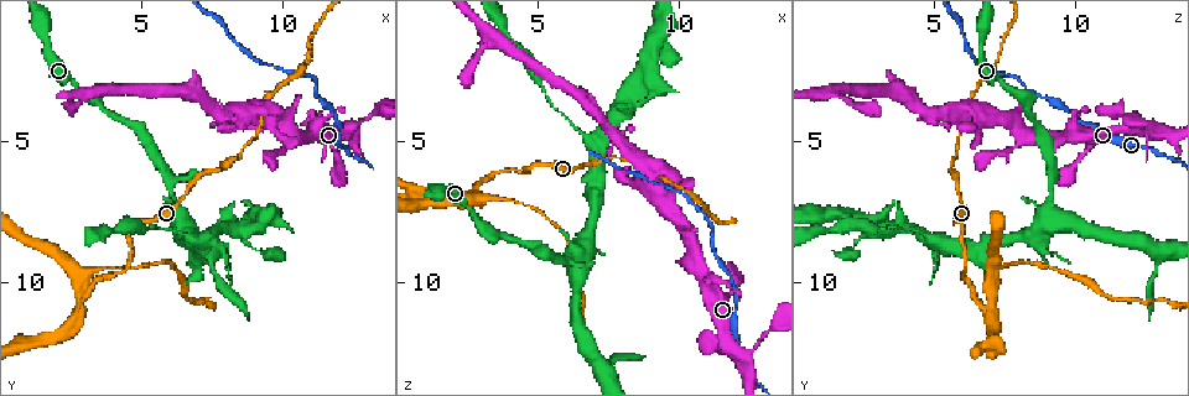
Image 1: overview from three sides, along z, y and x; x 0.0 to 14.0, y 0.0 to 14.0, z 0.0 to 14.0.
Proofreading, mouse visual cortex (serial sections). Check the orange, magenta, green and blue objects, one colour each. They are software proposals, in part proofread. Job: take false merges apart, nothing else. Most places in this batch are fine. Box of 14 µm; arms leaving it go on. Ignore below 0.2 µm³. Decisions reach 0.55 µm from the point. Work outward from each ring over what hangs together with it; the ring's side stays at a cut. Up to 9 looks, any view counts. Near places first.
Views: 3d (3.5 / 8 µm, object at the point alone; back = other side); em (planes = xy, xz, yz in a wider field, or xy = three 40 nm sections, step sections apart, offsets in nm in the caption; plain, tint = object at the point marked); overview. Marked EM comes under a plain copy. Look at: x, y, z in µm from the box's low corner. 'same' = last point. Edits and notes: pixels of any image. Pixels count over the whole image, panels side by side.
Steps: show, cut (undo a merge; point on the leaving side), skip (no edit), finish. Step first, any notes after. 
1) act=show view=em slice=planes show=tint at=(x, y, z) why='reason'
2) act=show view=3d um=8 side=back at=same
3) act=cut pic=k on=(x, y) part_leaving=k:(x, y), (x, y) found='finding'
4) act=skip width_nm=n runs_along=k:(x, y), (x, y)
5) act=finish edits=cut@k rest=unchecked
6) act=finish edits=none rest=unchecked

act=show view=3d um=3.5 at=(12.0, 4.7, 11.0) why='narrows sharply'

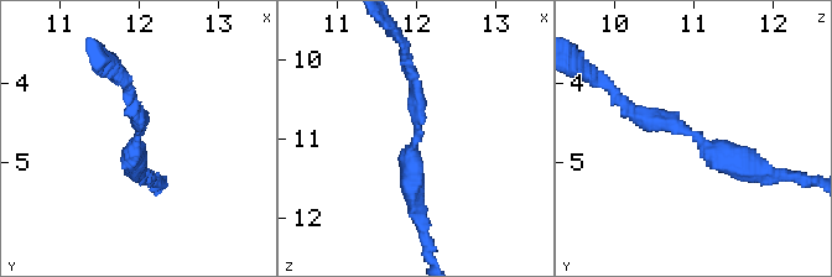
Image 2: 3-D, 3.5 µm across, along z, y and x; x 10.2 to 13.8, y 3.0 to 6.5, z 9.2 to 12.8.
act=show view=em slice=xy step=1 show=tint at=(12.05, 4.65, 11.00)

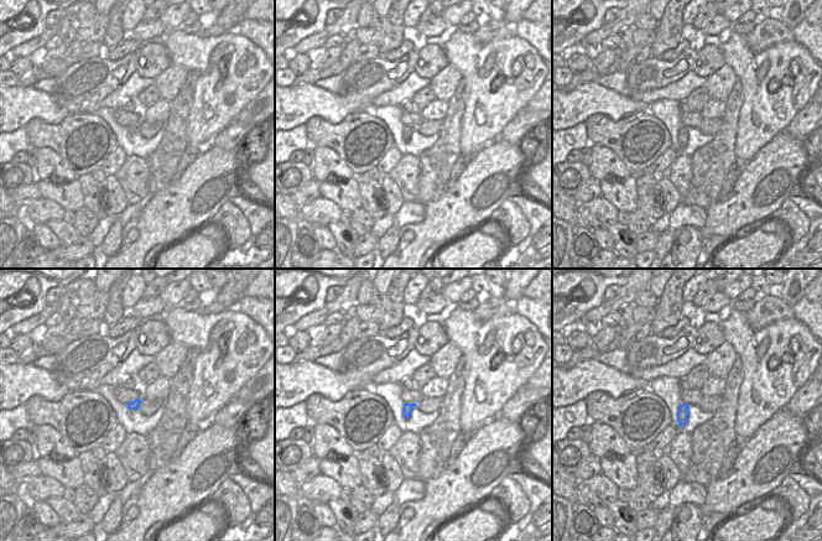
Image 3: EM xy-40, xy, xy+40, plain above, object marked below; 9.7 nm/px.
act=skip runs_along=2:(758, 171), (618, 99) found='all the same cell'

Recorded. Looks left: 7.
act=show view=em slice=planes show=tint at=(6.0, 7.3, 9.2) why='calibre changes'

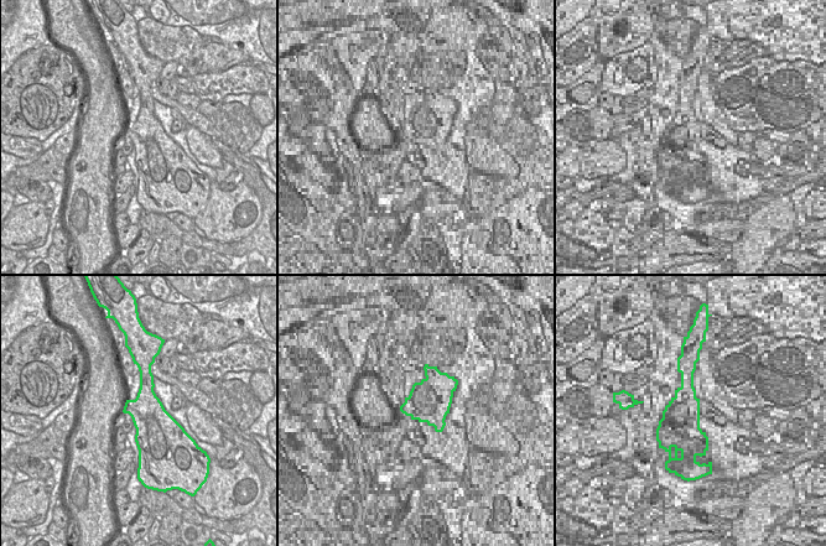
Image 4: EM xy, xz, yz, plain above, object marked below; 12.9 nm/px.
act=show view=3d um=3.5 at=same

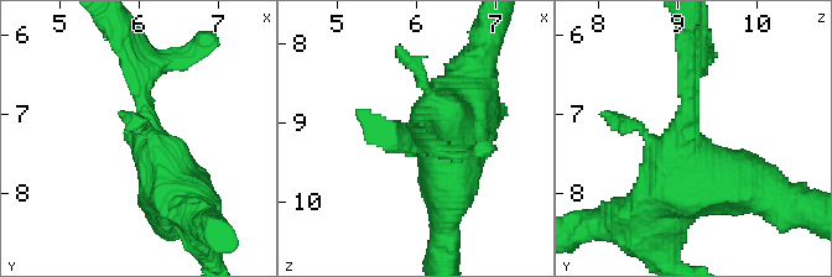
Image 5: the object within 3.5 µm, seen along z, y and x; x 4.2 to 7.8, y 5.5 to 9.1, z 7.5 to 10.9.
act=skip runs_along=5:(136, 79), (144, 136), (193, 215) found='one cell here'

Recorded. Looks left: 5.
act=show view=3d um=3.5 side=back at=(4.6, 8.0, 6.1) why='sharp bend'

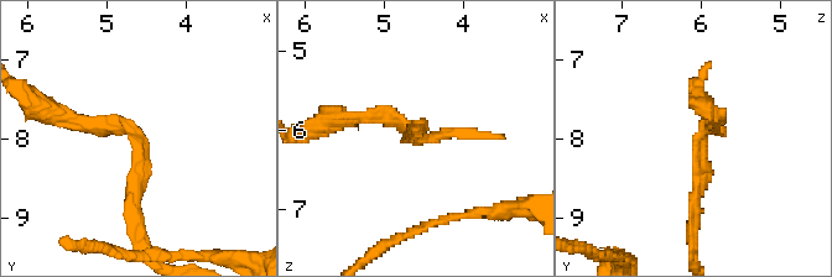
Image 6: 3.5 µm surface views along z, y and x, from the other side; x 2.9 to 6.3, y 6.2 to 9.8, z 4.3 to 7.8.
act=show view=em slice=xy step=3 show=tint at=(4.60, 8.10, 6.00) arm_widths_nm=150,200 why='now the EM'

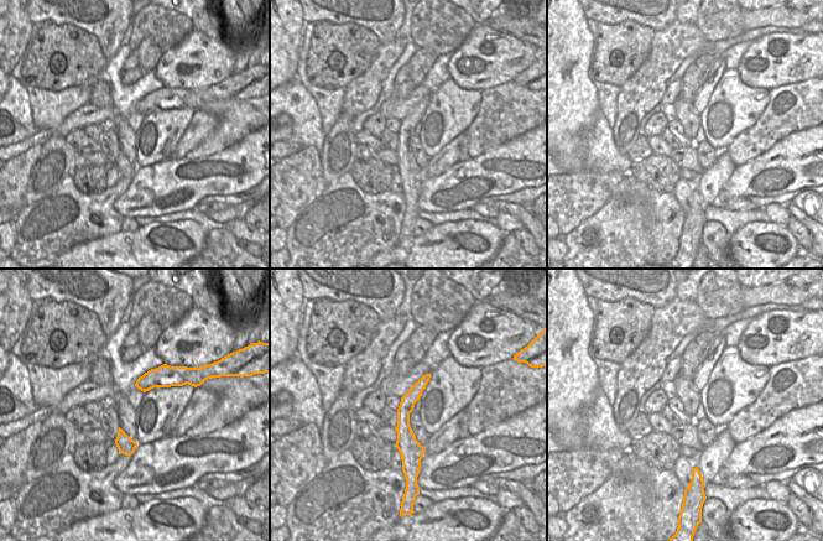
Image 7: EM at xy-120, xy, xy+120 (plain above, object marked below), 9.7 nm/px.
act=show view=em slice=xy step=5 show=tint at=same

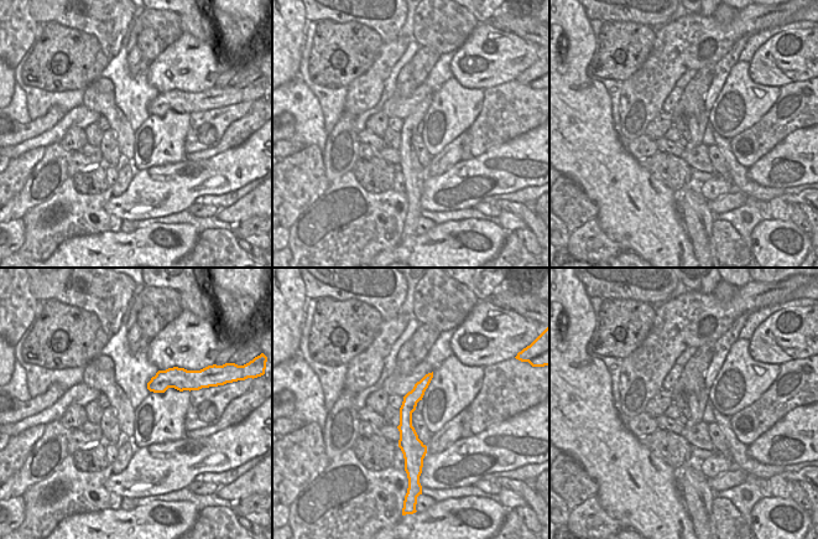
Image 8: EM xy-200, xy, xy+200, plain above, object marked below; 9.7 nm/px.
act=skip runs_along=8:(428, 377), (406, 409), (418, 460) found='all the same cell'

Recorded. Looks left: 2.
act=show view=3d um=3.5 at=(2.8, 10.9, 6.9) why='three arms meet'

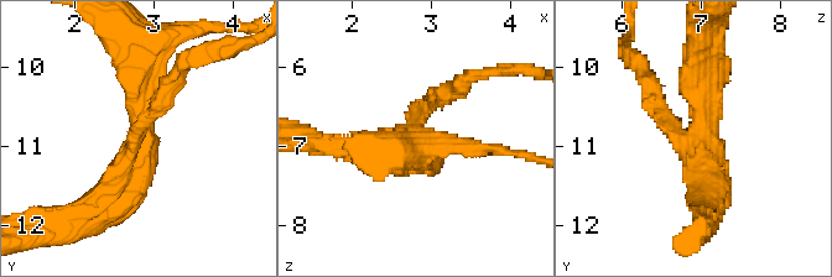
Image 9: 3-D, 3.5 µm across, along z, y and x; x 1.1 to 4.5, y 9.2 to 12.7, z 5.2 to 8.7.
act=show view=em slice=xy step=1 show=tint at=(2.75, 10.90, 6.90) arms=3 arm_widths_nm=200,350,400 why='now the EM'

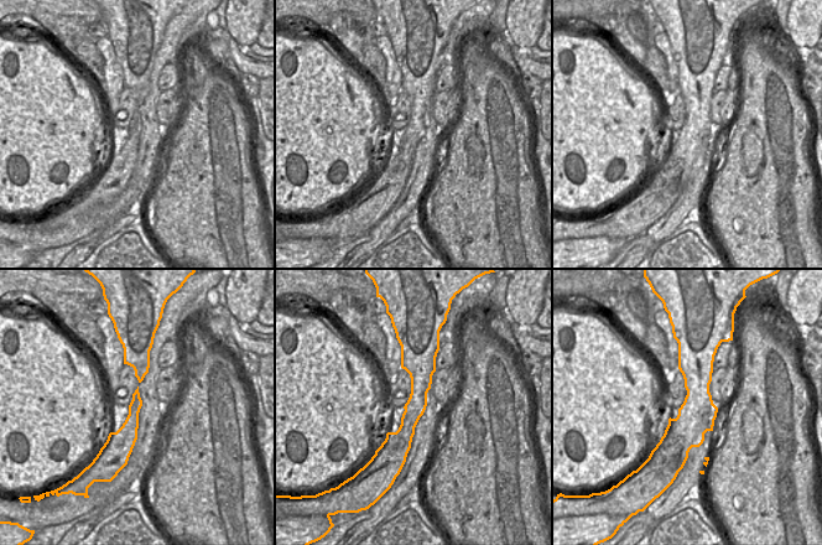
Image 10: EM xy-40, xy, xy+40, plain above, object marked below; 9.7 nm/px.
act=skip width_nm=190 runs_along=10:(406, 354), (417, 403), (401, 460) found='one cell here'

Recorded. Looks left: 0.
act=finish edits=none rest=unchecked

